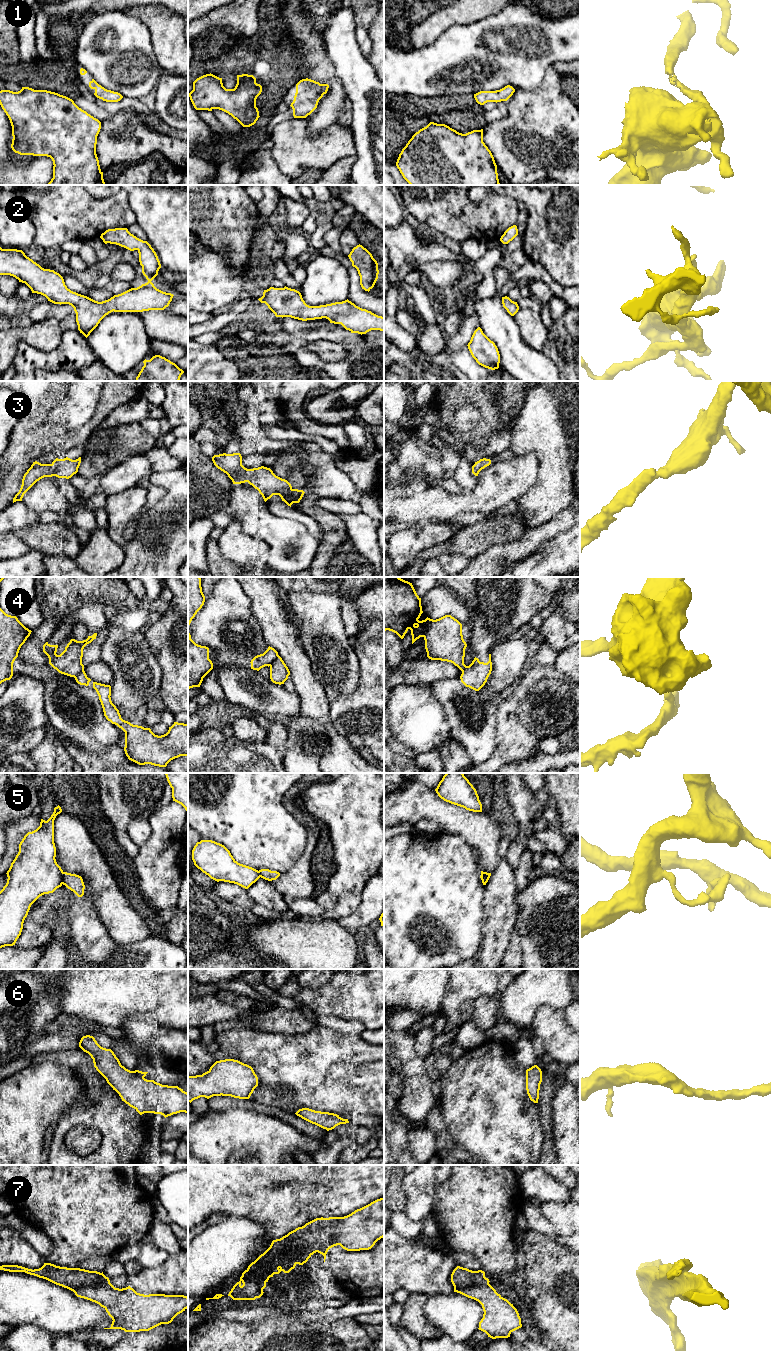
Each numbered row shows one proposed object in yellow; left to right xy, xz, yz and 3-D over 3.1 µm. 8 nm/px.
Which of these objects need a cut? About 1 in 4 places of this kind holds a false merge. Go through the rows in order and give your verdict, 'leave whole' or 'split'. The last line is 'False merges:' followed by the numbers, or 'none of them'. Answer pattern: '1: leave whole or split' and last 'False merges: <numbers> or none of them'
1: leave whole
2: leave whole
3: leave whole
4: split
5: split
6: leave whole
7: split
False merges: 4, 5, 7

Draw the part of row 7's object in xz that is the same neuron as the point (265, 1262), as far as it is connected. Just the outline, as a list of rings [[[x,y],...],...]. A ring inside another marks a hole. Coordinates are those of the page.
[[[297,1228],[295,1230],[297,1230]],[[295,1230],[289,1232],[280,1239],[273,1240],[270,1247],[242,1273],[240,1280],[250,1278],[254,1273],[260,1271],[263,1271],[265,1276],[270,1278],[273,1277],[274,1274],[279,1274],[281,1271],[289,1273],[297,1264],[303,1265],[306,1263],[311,1257],[311,1254],[302,1256],[298,1261],[289,1260],[286,1266],[277,1270],[274,1269],[274,1261],[282,1258],[289,1251],[290,1245],[294,1239]]]

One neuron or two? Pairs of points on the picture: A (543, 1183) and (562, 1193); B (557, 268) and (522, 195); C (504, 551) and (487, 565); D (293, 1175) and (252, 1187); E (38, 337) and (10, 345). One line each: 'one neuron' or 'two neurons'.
A: one neuron
B: one neuron
C: one neuron
D: one neuron
E: one neuron

